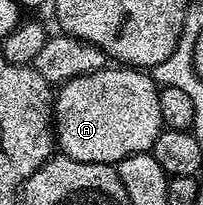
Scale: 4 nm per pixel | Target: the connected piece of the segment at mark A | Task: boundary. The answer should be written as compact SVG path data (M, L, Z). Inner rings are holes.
M106 66L95 73L87 73L62 83L53 102L53 122L58 149L66 157L81 160L83 163L107 165L116 165L125 156L148 153L164 127L159 91L146 71L124 66Z

